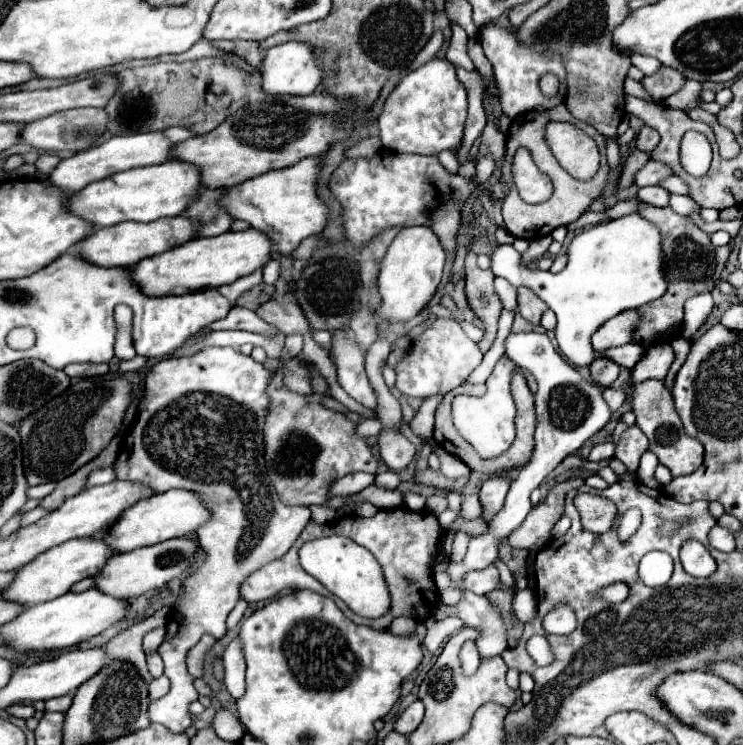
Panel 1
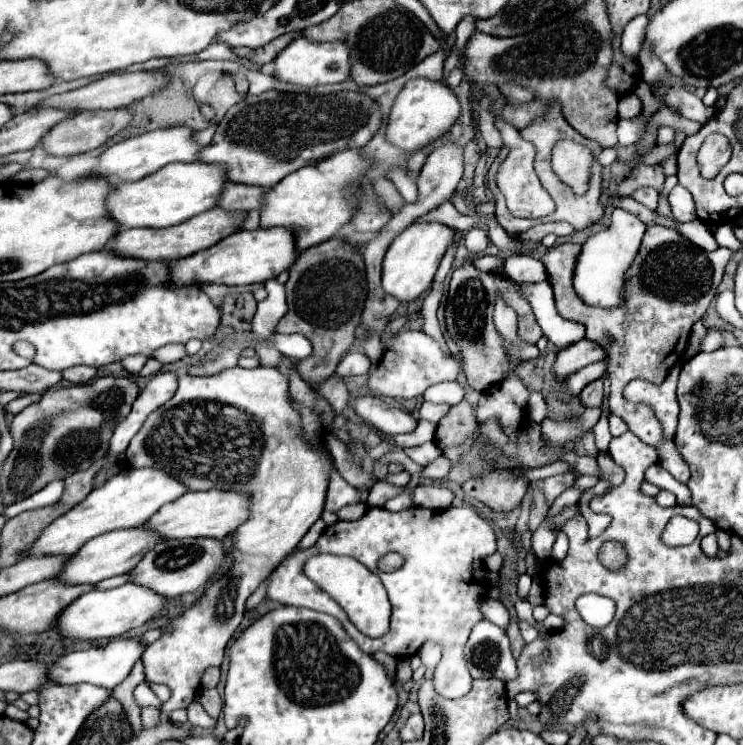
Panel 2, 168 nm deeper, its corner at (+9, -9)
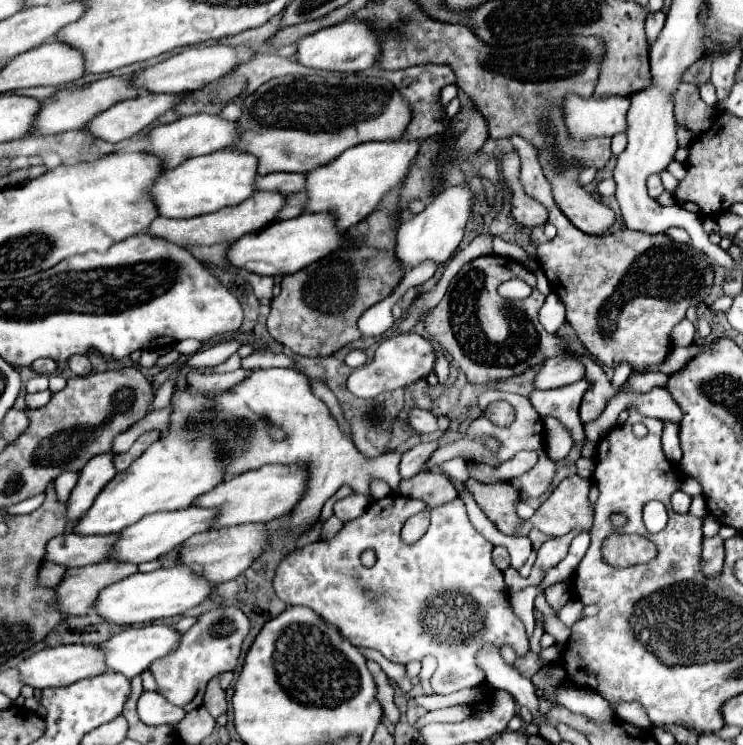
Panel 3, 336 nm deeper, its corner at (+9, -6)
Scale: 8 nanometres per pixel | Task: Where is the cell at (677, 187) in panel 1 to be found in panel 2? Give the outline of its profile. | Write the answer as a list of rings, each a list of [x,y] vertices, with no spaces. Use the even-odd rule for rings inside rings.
[[[681,185],[673,187],[669,191],[669,203],[671,203],[673,215],[675,215],[677,221],[687,223],[687,221],[697,219],[697,215],[695,215],[695,203],[693,203],[693,199],[691,199],[691,195],[689,195],[689,191],[685,187],[681,187]]]

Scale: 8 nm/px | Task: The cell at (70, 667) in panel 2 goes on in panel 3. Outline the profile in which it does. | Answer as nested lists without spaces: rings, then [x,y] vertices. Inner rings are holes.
[[[147,624],[147,626],[131,626],[125,628],[123,632],[111,636],[107,642],[99,644],[99,650],[105,656],[105,666],[111,672],[123,674],[125,678],[133,678],[141,674],[143,670],[149,668],[149,664],[165,654],[169,654],[173,648],[177,648],[179,634],[171,626],[161,626],[161,624]]]

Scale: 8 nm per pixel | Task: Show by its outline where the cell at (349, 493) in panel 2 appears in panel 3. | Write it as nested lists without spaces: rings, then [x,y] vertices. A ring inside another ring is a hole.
[[[351,494],[351,496],[337,500],[333,510],[341,522],[349,522],[349,520],[355,520],[357,516],[361,516],[367,506],[369,506],[369,498],[365,494]]]

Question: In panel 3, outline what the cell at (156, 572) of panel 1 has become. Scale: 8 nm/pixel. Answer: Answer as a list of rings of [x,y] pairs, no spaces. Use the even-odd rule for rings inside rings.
[[[243,524],[237,528],[221,528],[221,530],[207,530],[191,536],[189,540],[181,542],[167,554],[163,554],[161,566],[173,568],[173,566],[185,566],[191,572],[197,572],[197,576],[205,576],[211,584],[221,584],[227,580],[237,578],[241,572],[245,572],[255,556],[263,550],[265,544],[265,526],[263,524]]]

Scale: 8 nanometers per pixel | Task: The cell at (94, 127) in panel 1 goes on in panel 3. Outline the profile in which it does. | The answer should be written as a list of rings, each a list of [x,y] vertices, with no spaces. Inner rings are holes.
[[[141,94],[139,98],[121,100],[97,114],[83,130],[105,142],[119,142],[149,126],[181,100],[181,94]]]

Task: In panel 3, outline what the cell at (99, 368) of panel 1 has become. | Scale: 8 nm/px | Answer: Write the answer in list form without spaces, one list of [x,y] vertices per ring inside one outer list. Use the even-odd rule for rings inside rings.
[[[73,356],[69,360],[69,370],[75,376],[87,376],[87,374],[91,374],[91,362],[87,356]]]

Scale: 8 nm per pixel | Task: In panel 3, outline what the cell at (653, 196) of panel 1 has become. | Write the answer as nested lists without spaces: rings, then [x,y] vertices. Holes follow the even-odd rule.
[[[653,174],[653,176],[647,178],[647,188],[649,188],[651,198],[659,198],[663,194],[663,184],[661,184],[659,174]]]

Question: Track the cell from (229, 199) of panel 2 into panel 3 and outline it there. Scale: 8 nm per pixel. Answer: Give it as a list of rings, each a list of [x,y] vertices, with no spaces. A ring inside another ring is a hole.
[[[267,174],[255,178],[257,192],[277,192],[277,194],[293,194],[301,192],[305,186],[305,174]]]

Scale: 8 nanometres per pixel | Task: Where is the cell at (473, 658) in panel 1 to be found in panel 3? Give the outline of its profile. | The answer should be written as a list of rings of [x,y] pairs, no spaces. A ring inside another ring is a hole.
[[[387,496],[373,502],[363,516],[343,524],[343,528],[331,540],[319,540],[289,554],[275,572],[273,588],[285,604],[309,606],[325,622],[337,626],[353,646],[379,650],[391,662],[407,664],[411,660],[421,660],[423,656],[433,654],[439,660],[441,668],[441,692],[435,694],[451,694],[483,682],[485,676],[481,676],[481,670],[473,662],[473,656],[485,640],[495,642],[497,646],[511,644],[517,656],[523,656],[529,650],[529,640],[523,622],[511,610],[503,572],[491,562],[493,544],[473,528],[467,518],[465,502],[461,498],[431,508],[431,524],[425,536],[413,546],[407,546],[399,538],[405,520],[413,514],[423,512],[425,508],[425,502],[407,500],[403,496]],[[365,550],[373,550],[377,554],[377,562],[371,568],[365,568],[359,560]]]

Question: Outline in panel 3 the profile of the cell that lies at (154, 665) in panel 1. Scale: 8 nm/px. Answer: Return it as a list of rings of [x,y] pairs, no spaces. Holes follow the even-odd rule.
[[[143,692],[137,702],[137,714],[141,722],[149,726],[159,726],[181,722],[185,710],[169,704],[169,700],[165,700],[165,696],[161,696],[159,692]]]

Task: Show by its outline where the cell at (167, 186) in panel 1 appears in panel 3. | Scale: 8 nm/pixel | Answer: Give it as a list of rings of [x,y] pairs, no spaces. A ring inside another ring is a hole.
[[[219,150],[213,154],[187,158],[173,170],[161,172],[149,196],[157,206],[157,212],[165,218],[193,218],[201,214],[211,214],[219,208],[233,206],[243,202],[255,192],[255,176],[257,176],[257,160],[245,152]]]

